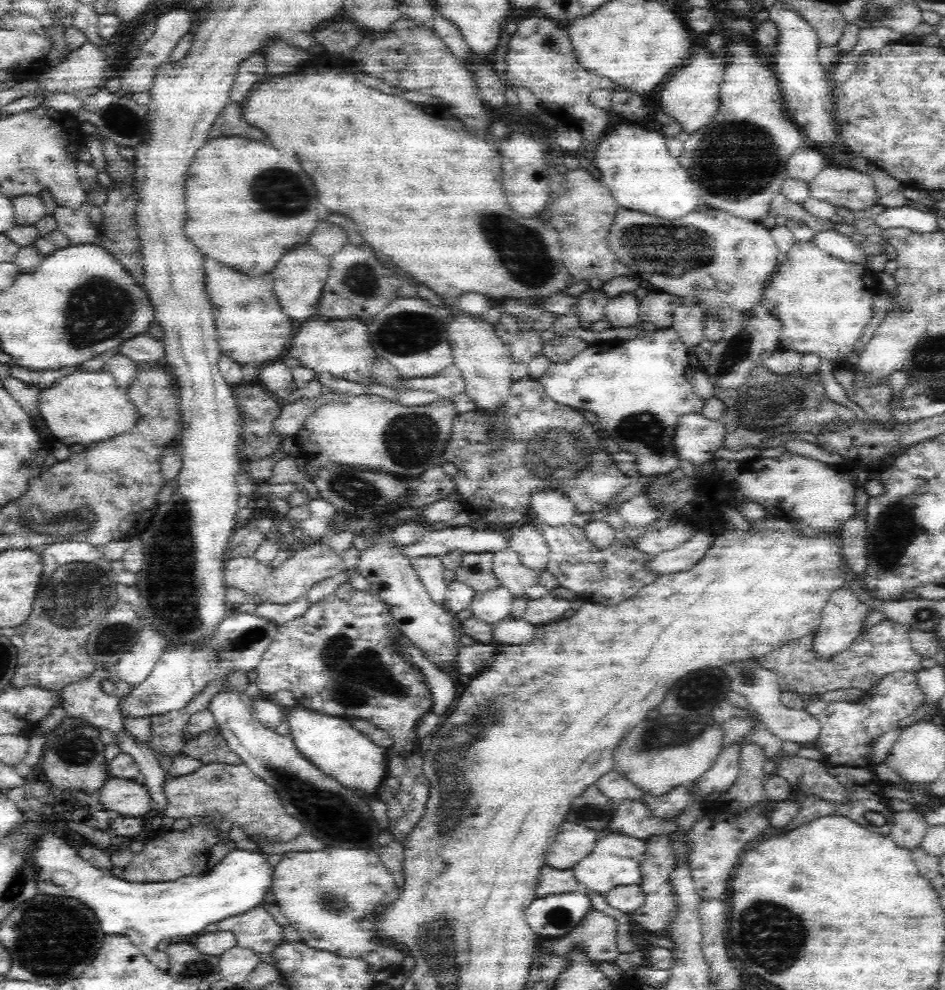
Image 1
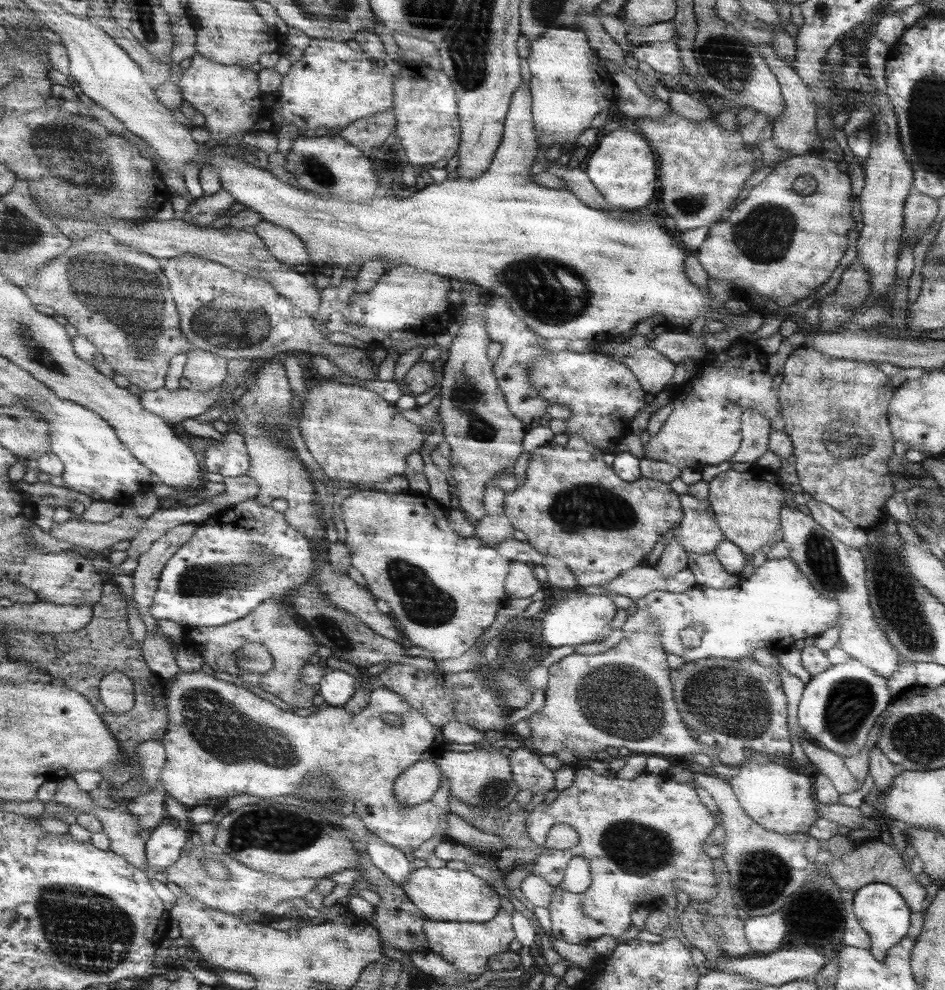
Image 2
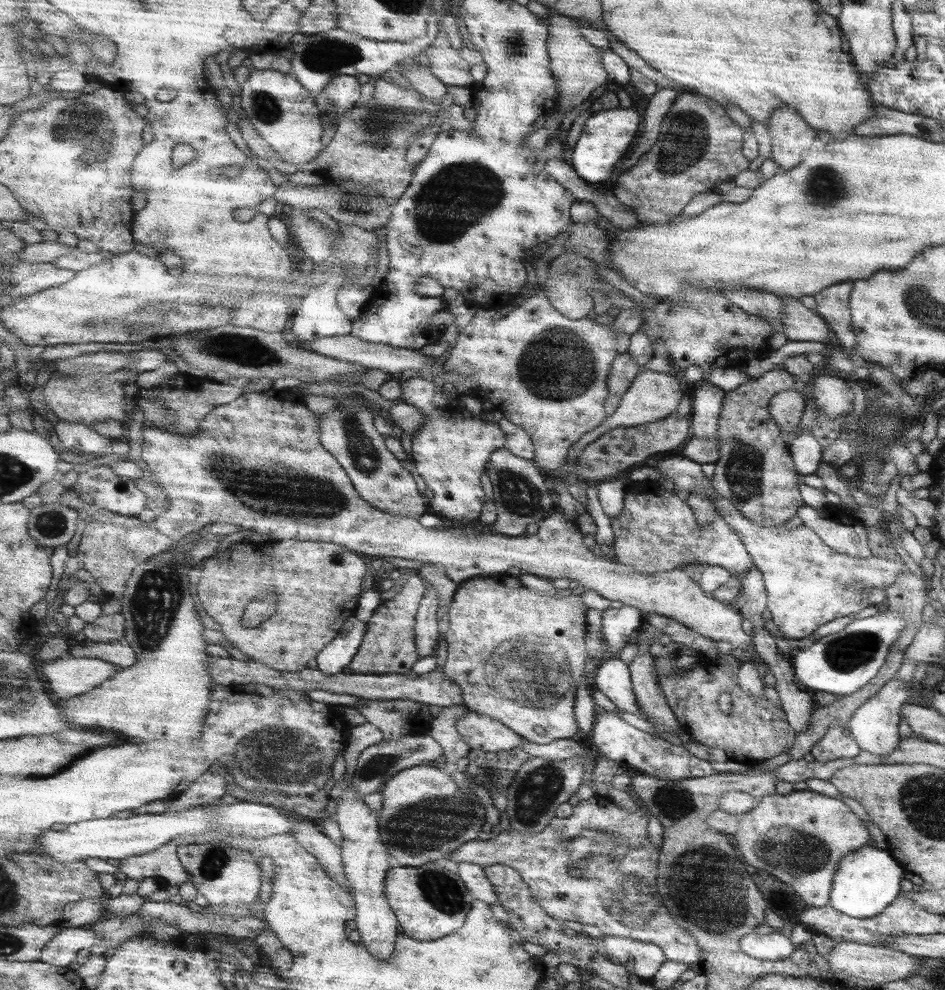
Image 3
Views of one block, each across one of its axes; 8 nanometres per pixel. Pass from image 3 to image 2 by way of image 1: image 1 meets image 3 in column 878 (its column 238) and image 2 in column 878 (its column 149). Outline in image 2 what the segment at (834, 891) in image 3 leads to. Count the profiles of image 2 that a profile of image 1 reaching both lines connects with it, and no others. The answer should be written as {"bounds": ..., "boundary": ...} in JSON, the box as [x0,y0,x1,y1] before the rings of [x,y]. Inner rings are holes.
{"bounds":[853,884,911,962],"boundary":[[[867,884],[863,888],[859,888],[853,894],[853,914],[855,918],[859,918],[861,928],[867,932],[871,944],[869,950],[875,956],[875,960],[883,962],[883,958],[887,956],[887,950],[891,950],[891,946],[899,944],[909,930],[911,924],[911,908],[905,904],[903,896],[889,884]]]}

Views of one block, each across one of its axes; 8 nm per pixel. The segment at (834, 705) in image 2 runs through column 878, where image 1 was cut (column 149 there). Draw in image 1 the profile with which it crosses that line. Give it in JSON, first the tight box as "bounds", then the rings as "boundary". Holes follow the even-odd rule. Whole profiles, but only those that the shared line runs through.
{"bounds":[118,612,280,718],"boundary":[[[236,612],[232,618],[222,620],[216,628],[216,634],[206,644],[180,644],[172,650],[166,650],[158,660],[152,674],[132,686],[128,698],[118,698],[118,708],[126,718],[152,718],[152,716],[166,716],[174,710],[182,710],[196,694],[218,680],[226,680],[234,672],[248,674],[256,670],[262,662],[262,654],[274,642],[276,630],[280,626],[272,624],[270,620],[258,618],[258,614]]]}

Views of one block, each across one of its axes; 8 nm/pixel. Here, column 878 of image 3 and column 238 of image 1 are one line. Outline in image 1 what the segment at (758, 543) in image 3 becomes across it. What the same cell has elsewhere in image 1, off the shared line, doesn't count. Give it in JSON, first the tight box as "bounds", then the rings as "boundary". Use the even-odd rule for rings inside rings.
{"bounds":[224,540,360,604],"boundary":[[[320,540],[318,544],[312,544],[310,548],[304,548],[296,552],[292,558],[288,558],[280,568],[274,568],[272,564],[258,564],[256,558],[228,558],[226,568],[224,568],[224,578],[226,578],[226,588],[236,588],[242,590],[248,600],[256,600],[260,604],[272,602],[272,604],[290,604],[296,602],[300,596],[308,596],[308,592],[314,588],[314,584],[320,584],[328,578],[340,576],[340,572],[356,570],[360,562],[360,552],[352,546],[346,550],[342,556],[336,556],[328,540]]]}

